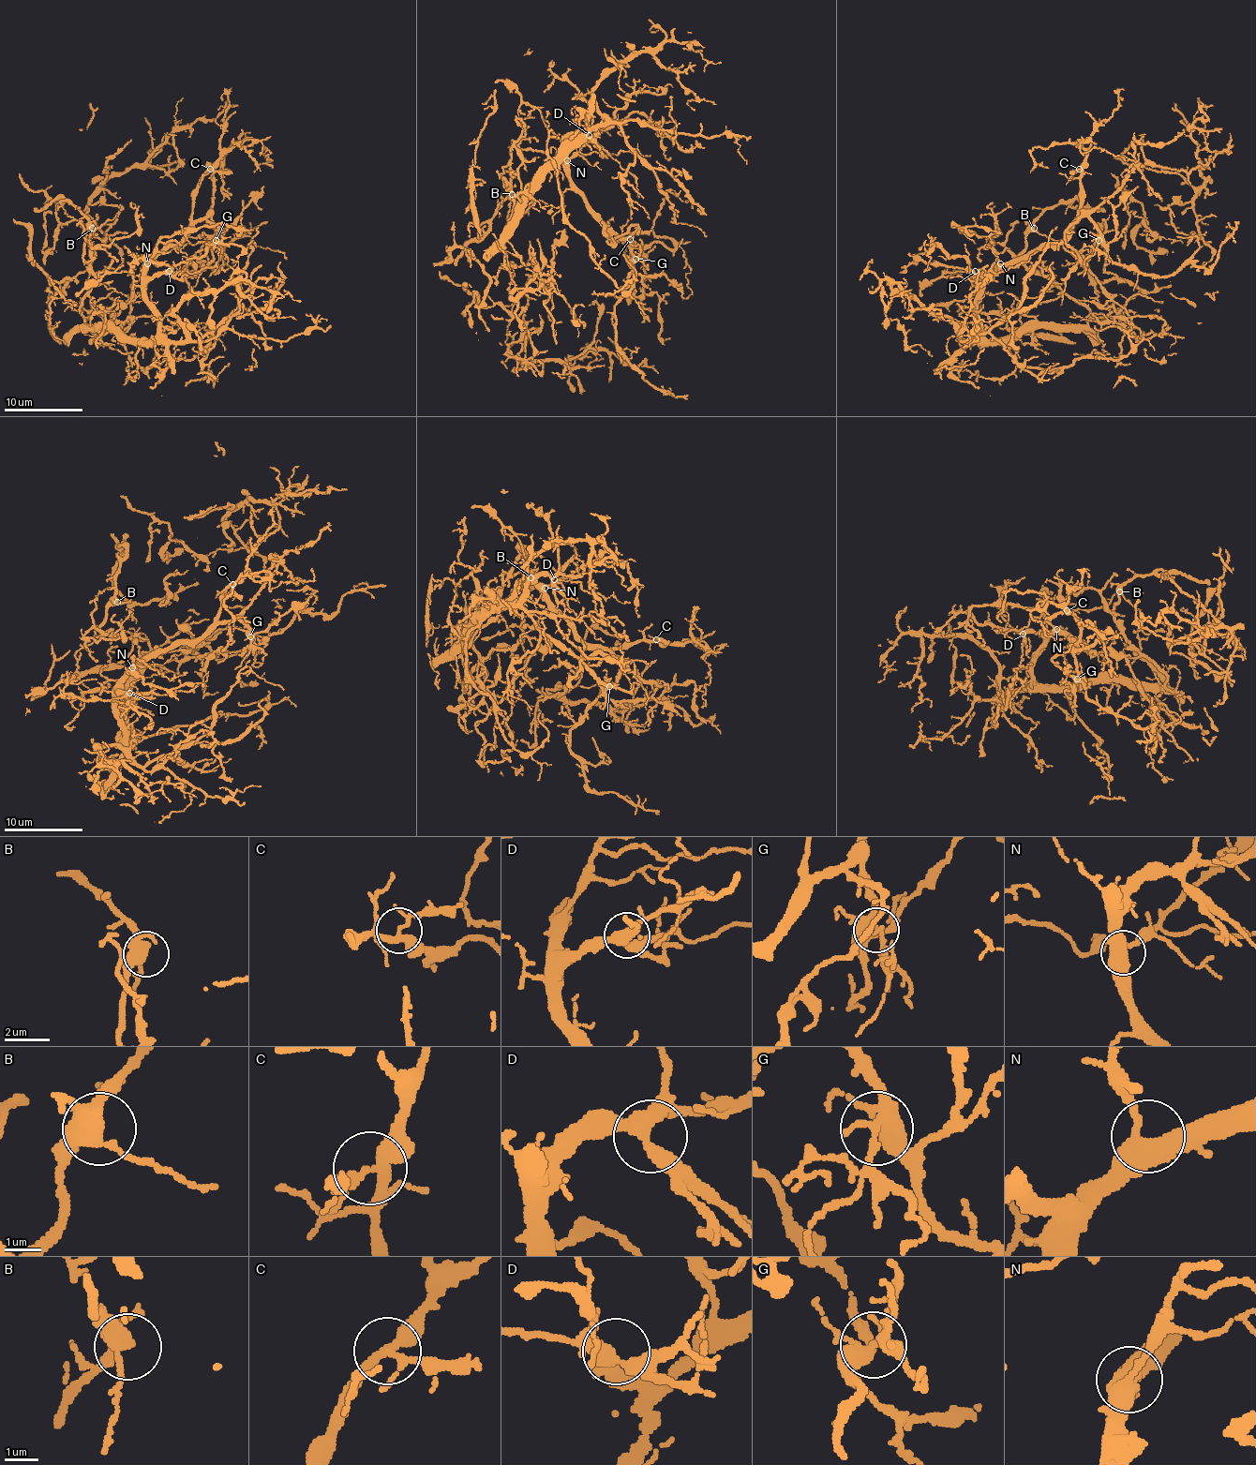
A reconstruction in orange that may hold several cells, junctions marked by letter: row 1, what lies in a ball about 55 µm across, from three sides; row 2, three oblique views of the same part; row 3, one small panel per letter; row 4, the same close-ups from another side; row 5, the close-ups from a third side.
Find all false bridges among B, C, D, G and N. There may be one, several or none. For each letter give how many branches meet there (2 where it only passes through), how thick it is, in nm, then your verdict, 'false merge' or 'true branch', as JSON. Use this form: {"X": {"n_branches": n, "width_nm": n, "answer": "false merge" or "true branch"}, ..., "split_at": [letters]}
{"B": {"n_branches": 4, "width_nm": 440, "answer": "true branch"}, "C": {"n_branches": 4, "width_nm": 280, "answer": "true branch"}, "D": {"n_branches": 4, "width_nm": 380, "answer": "true branch"}, "G": {"n_branches": 4, "width_nm": 340, "answer": "true branch"}, "N": {"n_branches": 3, "width_nm": 480, "answer": "true branch"}, "split_at": []}

